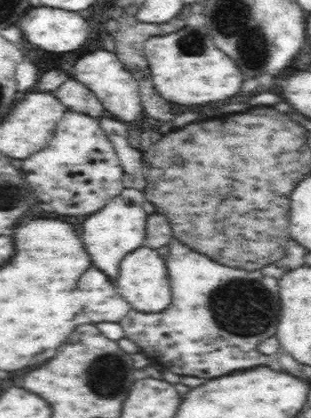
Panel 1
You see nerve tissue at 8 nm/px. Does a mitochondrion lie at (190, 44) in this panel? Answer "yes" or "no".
yes

